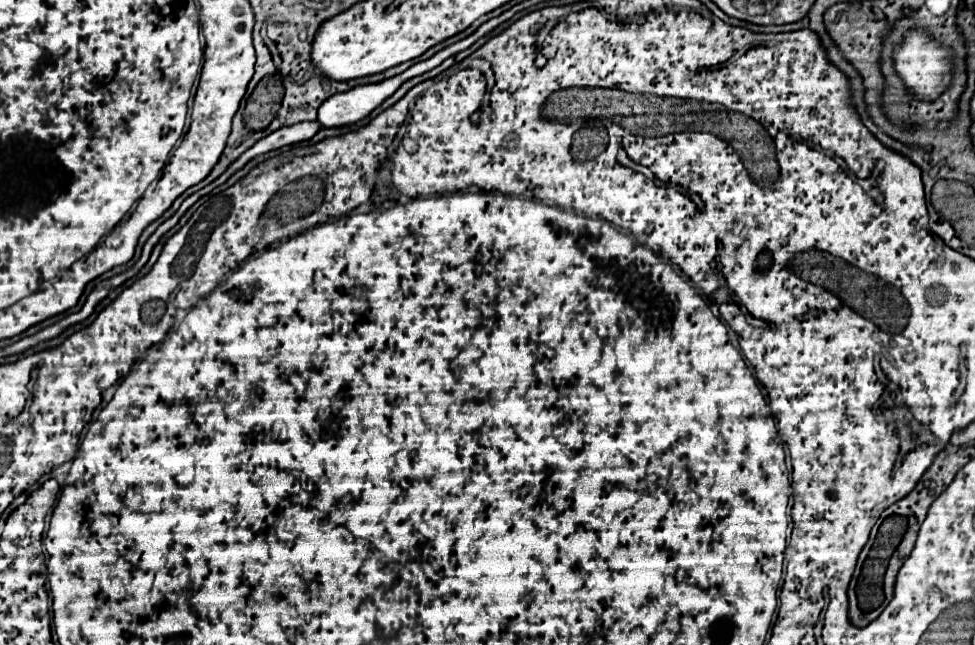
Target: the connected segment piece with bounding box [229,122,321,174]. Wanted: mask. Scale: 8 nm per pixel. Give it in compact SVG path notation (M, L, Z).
M301 122L301 124L293 124L293 126L285 126L285 128L275 130L273 134L269 134L269 136L261 138L259 142L255 142L239 160L235 160L231 164L231 168L229 168L229 174L243 168L251 158L255 158L259 154L265 154L265 152L277 150L277 148L283 148L283 146L297 144L297 142L313 138L319 128L321 128L321 124L317 124L317 122Z

